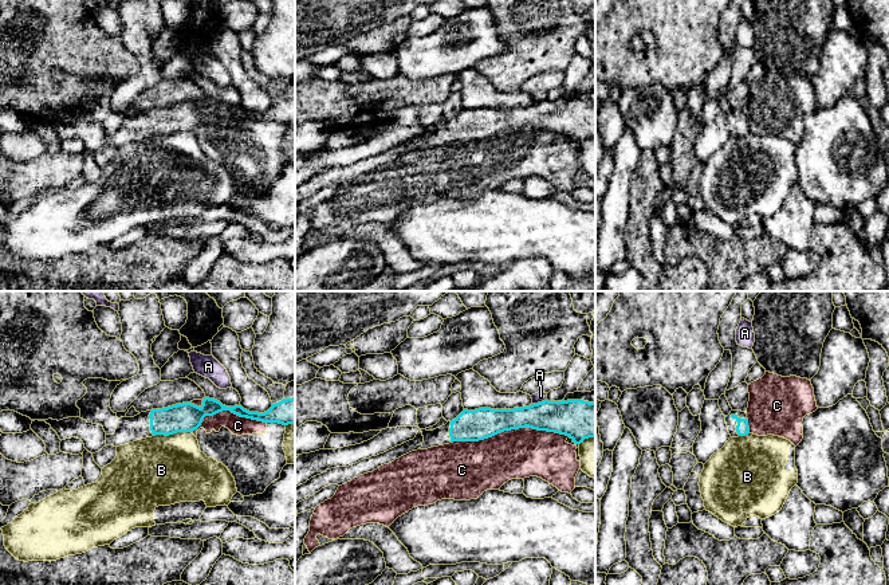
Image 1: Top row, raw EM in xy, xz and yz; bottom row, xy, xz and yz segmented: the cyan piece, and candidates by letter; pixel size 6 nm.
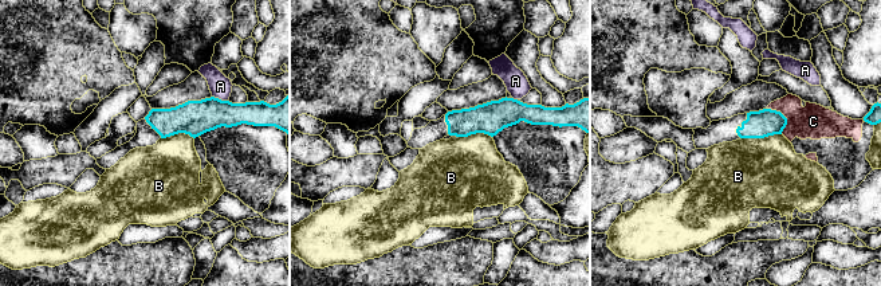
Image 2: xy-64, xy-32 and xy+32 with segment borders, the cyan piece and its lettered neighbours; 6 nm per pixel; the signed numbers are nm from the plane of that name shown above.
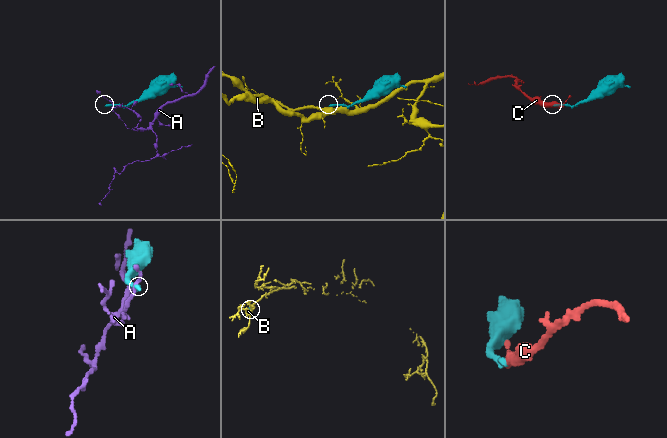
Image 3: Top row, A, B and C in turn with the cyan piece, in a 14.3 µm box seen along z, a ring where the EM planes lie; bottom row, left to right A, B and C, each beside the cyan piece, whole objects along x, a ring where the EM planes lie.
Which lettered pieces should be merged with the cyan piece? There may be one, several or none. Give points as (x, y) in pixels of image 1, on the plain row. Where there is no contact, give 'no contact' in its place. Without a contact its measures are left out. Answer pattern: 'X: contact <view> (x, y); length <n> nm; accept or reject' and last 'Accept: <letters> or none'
A: contact xz (538, 102); length 90 nm; reject
B: contact xy (172, 133); length 240 nm; reject
C: contact xy (227, 109); length 460 nm; reject
Accept: none

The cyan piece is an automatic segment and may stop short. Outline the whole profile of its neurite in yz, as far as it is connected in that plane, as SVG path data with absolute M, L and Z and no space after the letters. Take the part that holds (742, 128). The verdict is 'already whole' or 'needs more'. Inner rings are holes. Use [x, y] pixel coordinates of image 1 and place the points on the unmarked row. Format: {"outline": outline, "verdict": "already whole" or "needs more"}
{"outline": "M731 110L725 117L731 137L746 136L750 133L747 113L742 110Z", "verdict": "needs more"}

